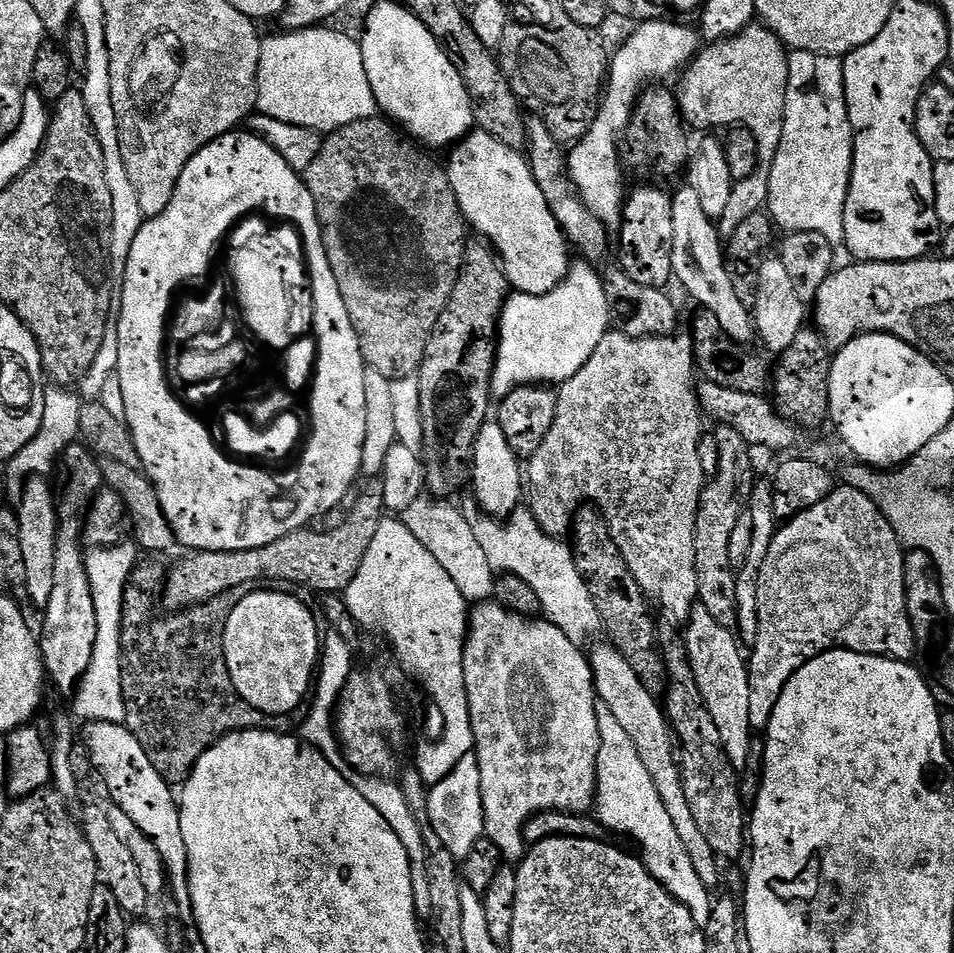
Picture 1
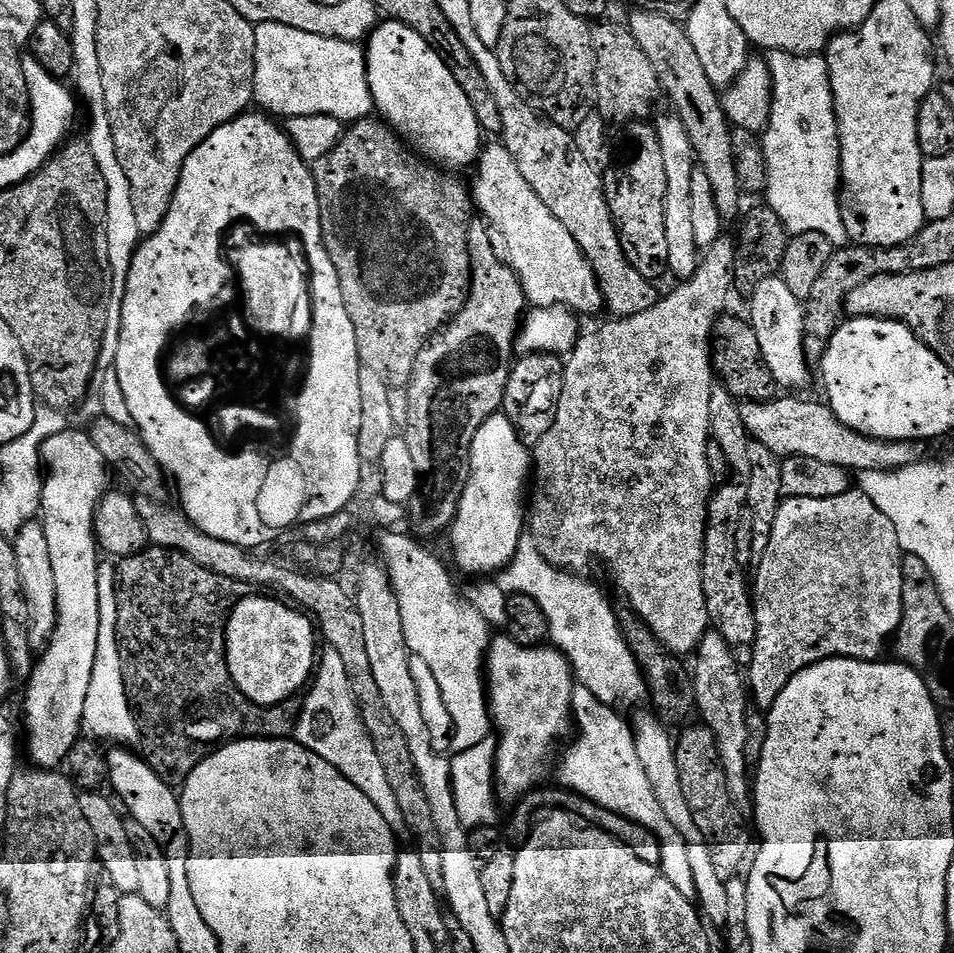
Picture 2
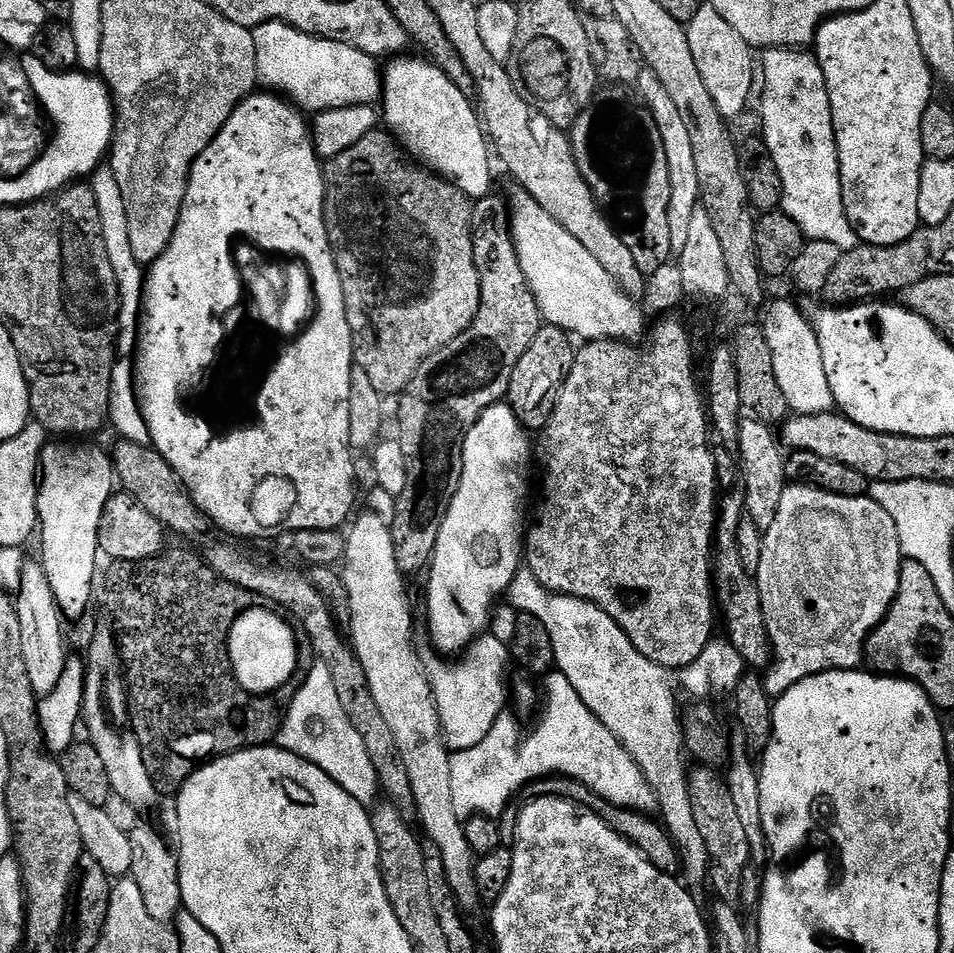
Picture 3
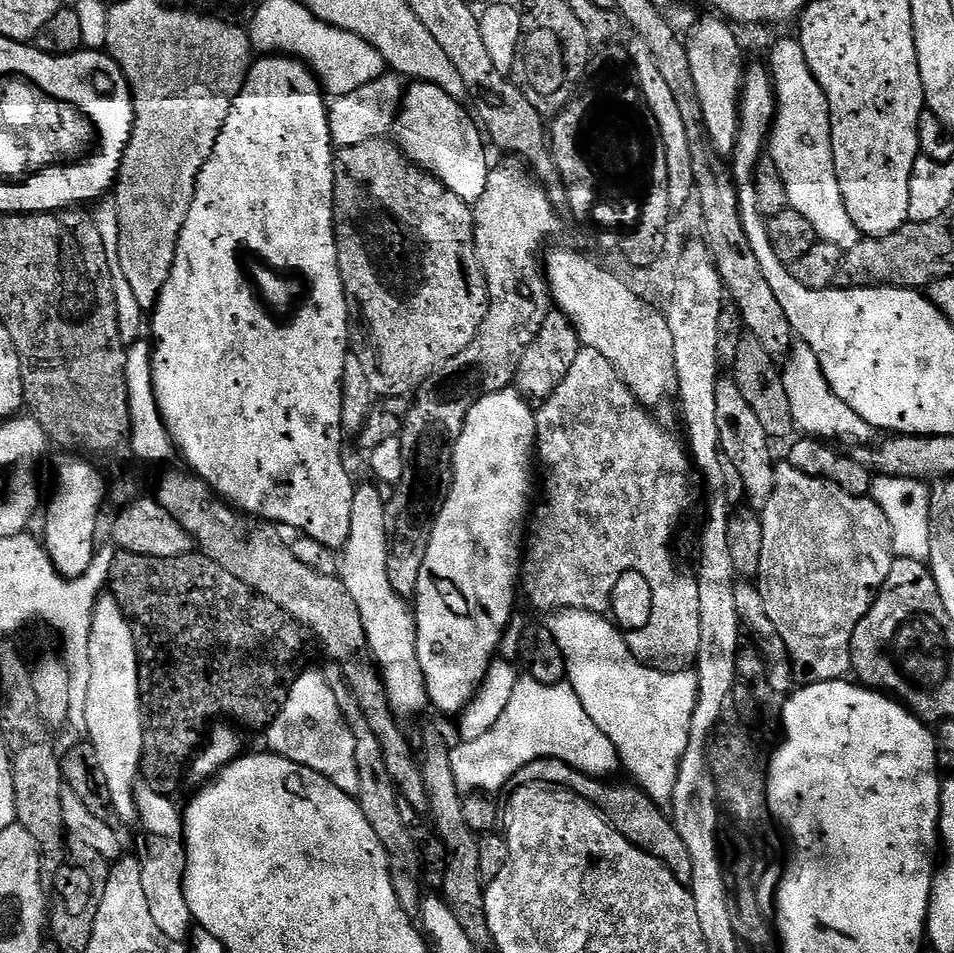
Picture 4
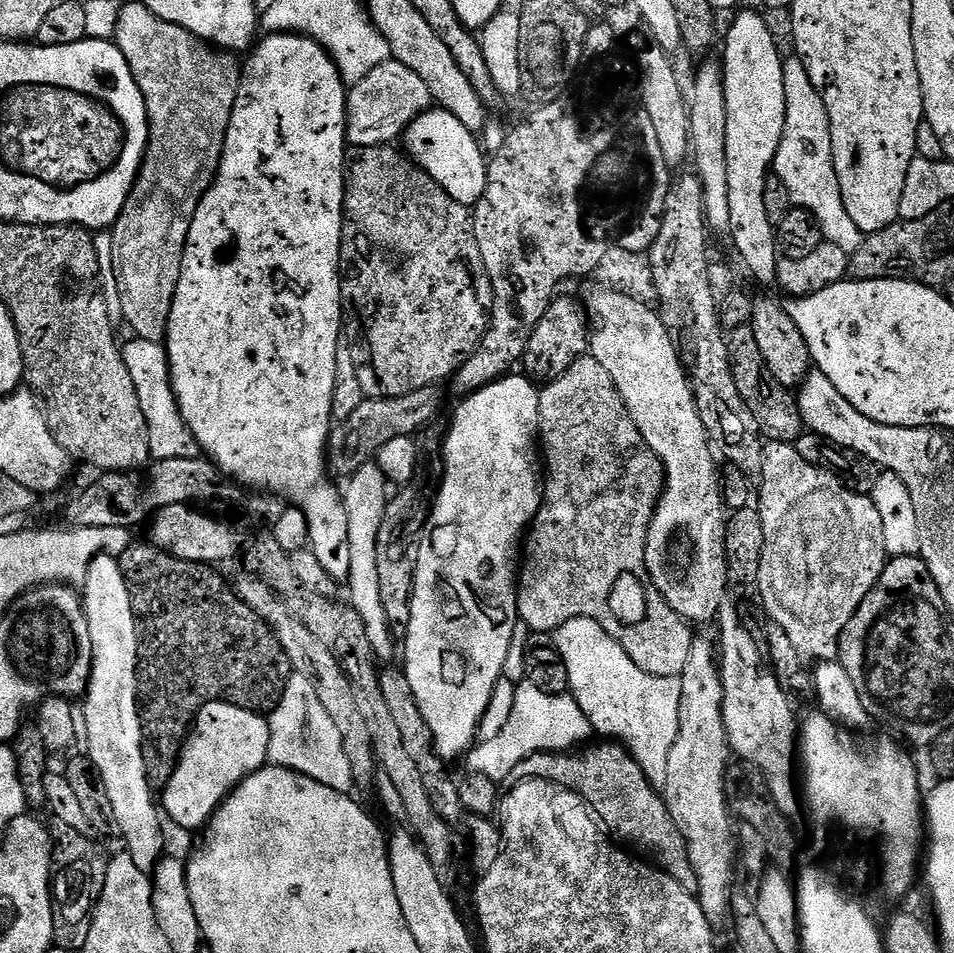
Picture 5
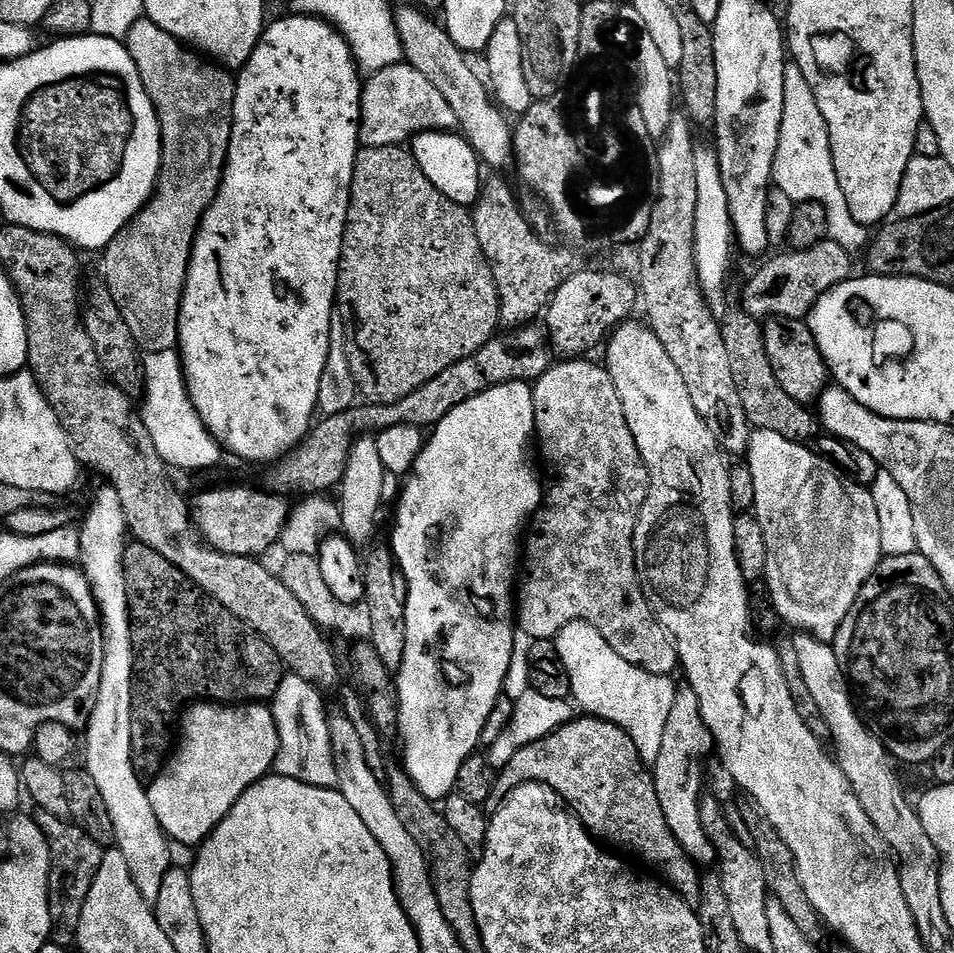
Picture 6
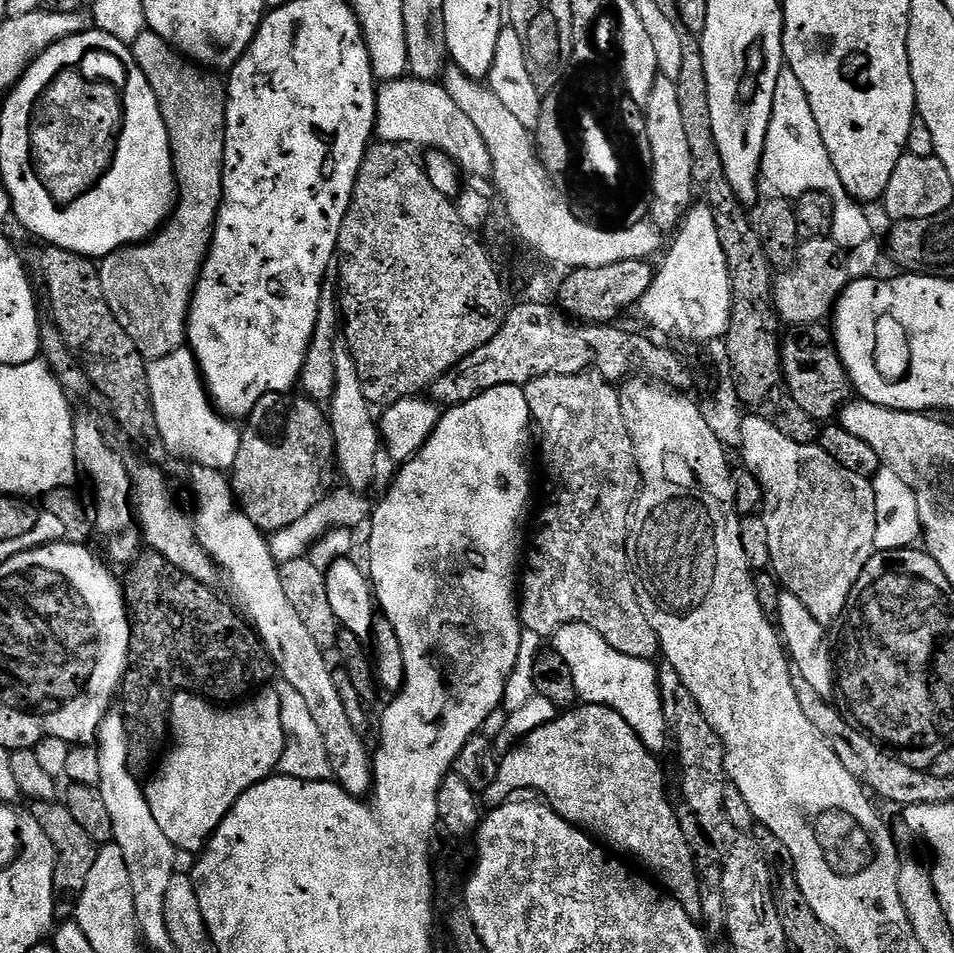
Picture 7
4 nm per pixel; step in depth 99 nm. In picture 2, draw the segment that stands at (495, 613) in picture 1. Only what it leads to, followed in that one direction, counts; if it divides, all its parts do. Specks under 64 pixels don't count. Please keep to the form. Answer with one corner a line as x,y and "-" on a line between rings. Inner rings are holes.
507,634
500,635
488,648
486,693
495,731
500,731
494,780
499,795
515,801
547,781
548,767
557,759
556,743
573,727
574,677
568,659
555,647
519,644

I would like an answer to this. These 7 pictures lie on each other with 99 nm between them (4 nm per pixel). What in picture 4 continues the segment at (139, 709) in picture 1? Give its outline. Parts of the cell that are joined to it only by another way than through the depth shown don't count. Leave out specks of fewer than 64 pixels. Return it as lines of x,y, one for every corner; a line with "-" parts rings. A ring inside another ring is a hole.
117,551
112,563
110,594
120,603
127,620
132,617
132,612
140,614
140,618
150,618
156,626
158,642
172,648
172,662
162,662
166,684
140,684
139,707
144,719
144,757
140,760
140,774
143,784
150,786
150,790
175,797
184,776
186,780
186,769
192,757
201,747
213,722
223,718
235,722
241,729
260,730
266,730
274,723
301,667
300,651
304,648
304,640
300,637
302,629
278,605
270,602
270,598
250,590
246,582
238,582
234,574
222,570
218,562
203,554
146,558
-
271,640
280,640
280,668
256,656
256,651

